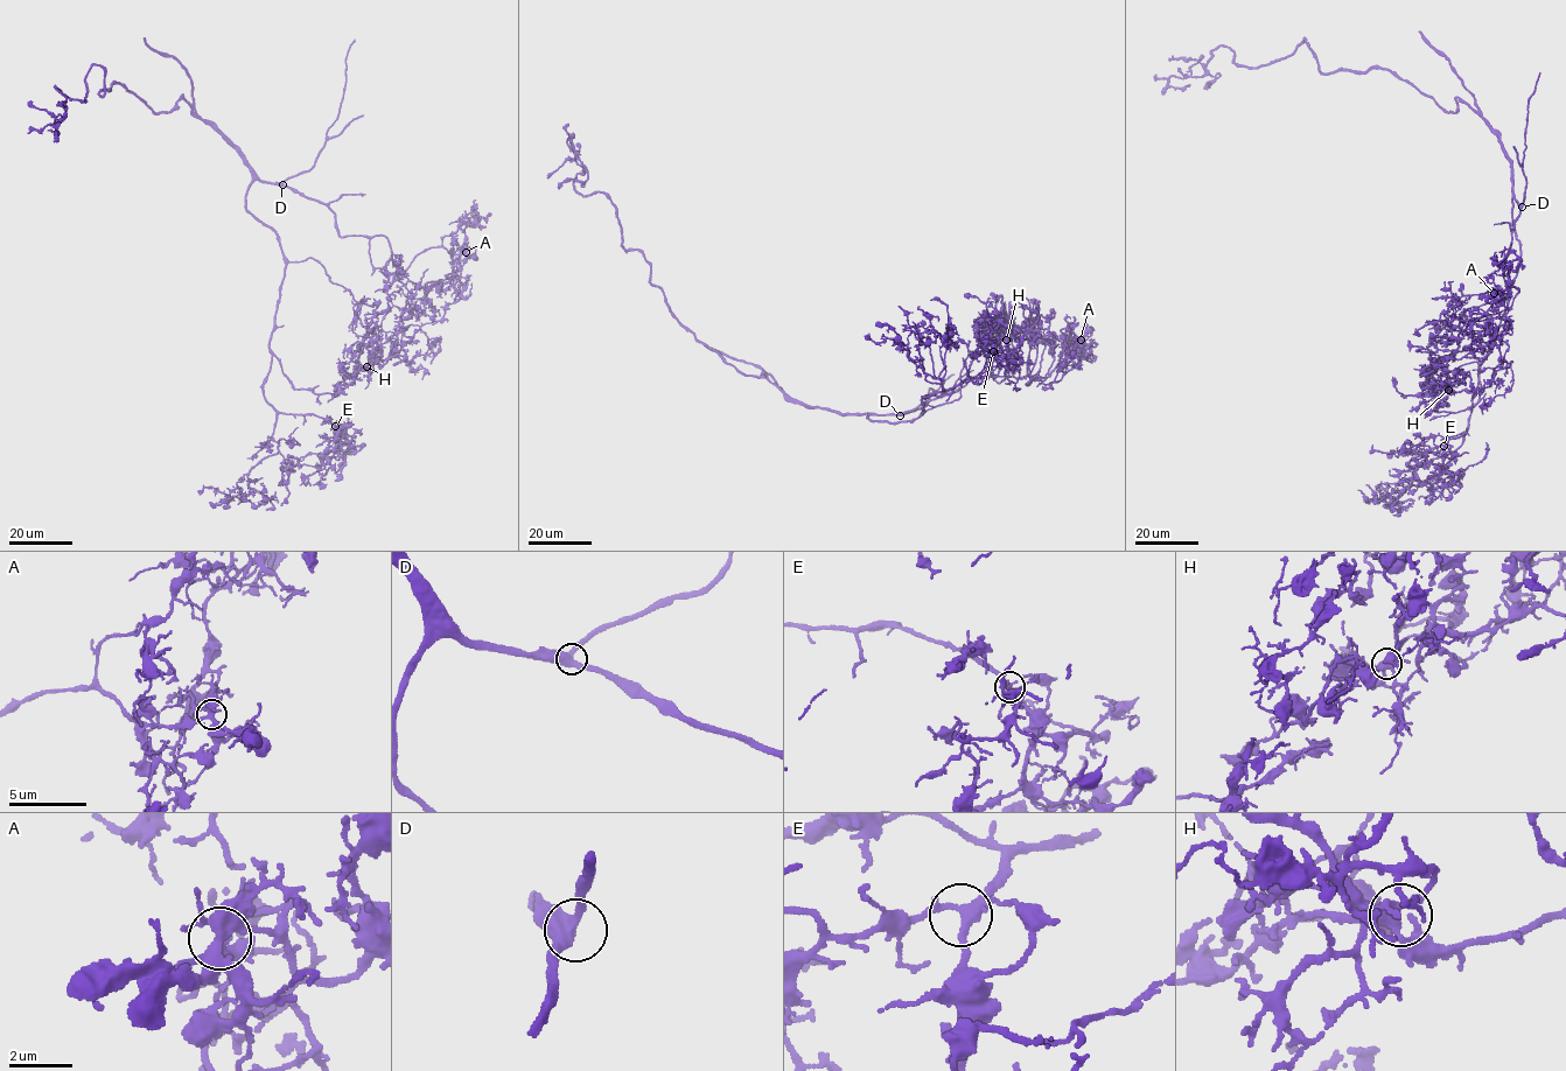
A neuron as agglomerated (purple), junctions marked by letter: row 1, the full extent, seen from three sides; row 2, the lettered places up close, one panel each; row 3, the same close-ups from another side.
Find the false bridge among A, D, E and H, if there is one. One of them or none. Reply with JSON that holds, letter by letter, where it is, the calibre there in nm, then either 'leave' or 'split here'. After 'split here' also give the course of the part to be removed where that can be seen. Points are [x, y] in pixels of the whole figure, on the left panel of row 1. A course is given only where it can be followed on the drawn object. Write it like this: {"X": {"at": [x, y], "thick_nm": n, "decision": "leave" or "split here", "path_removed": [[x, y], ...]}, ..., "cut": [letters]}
{"A": {"at": [466, 252], "thick_nm": 420, "decision": "split here", "path_removed": [[466, 251], [459, 254], [466, 239], [465, 230], [475, 218], [473, 208], [486, 219], [491, 214]]}, "D": {"at": [282, 184], "thick_nm": 440, "decision": "leave"}, "E": {"at": [335, 426], "thick_nm": 280, "decision": "leave"}, "H": {"at": [366, 366], "thick_nm": 360, "decision": "leave"}, "cut": ["A"]}

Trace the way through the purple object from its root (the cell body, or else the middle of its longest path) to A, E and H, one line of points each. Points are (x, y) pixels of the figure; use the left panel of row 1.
A: (222, 135), (260, 180), (327, 205), (341, 237), (383, 235), (402, 273), (432, 247), (466, 251)
E: (222, 135), (251, 173), (246, 208), (277, 235), (285, 265), (264, 397), (280, 413), (315, 414), (335, 426)
H: (222, 135), (251, 173), (246, 208), (275, 232), (284, 256), (315, 259), (352, 295), (368, 331), (366, 366)

